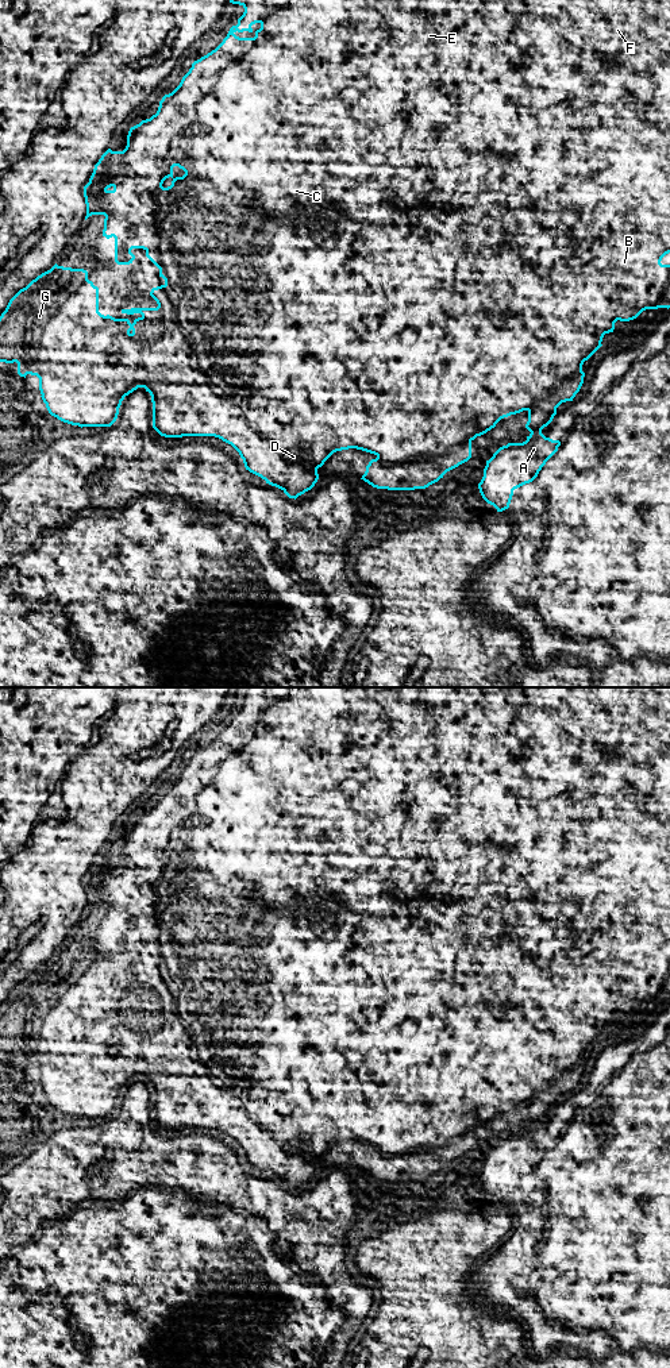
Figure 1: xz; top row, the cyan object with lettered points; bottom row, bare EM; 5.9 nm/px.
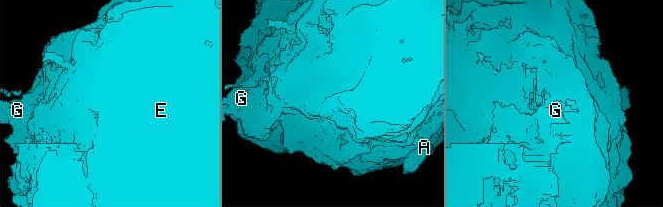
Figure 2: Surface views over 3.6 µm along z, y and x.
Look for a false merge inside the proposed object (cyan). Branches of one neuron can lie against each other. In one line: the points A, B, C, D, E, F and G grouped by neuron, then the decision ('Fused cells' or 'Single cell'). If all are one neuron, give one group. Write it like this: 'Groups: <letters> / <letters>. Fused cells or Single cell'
Groups: A / B C D E F G. Fused cells

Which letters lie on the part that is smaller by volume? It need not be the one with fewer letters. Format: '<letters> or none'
A

